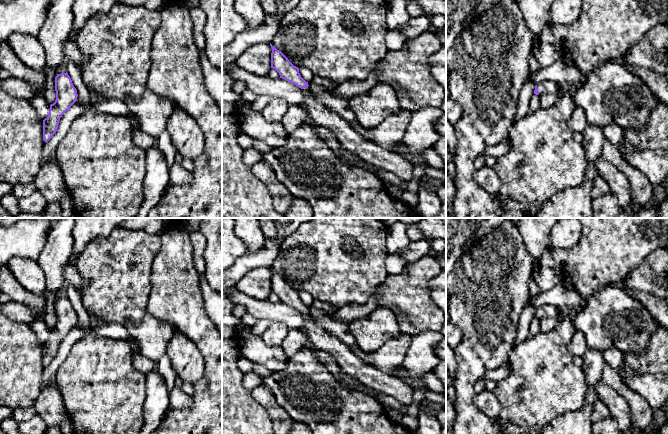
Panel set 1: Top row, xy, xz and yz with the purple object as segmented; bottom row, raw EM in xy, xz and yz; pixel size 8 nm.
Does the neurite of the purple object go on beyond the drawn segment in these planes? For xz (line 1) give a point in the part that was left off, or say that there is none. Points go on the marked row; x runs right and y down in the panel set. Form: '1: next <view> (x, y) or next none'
1: next xz (351, 140)

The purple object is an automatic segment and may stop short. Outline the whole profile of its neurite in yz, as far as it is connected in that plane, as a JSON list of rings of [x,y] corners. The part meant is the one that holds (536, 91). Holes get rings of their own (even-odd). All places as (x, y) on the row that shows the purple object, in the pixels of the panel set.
[[[543,82],[535,86],[534,94],[541,95],[543,93],[551,92],[559,96],[566,87],[566,85],[562,85],[557,82]]]

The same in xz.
[[[271,43],[270,46],[272,48],[271,68],[279,73],[280,78],[305,91],[307,99],[304,106],[311,123],[327,128],[344,149],[352,152],[367,164],[393,173],[405,182],[415,178],[414,166],[417,162],[410,162],[401,155],[366,140],[360,132],[357,132],[344,119],[324,107],[314,98],[308,82],[301,77],[299,68],[294,66]]]

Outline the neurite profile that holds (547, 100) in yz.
[[[547,92],[540,95],[541,108],[548,109],[553,107],[558,100],[558,95],[555,93]]]

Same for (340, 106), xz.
[[[326,90],[321,93],[312,92],[315,100],[321,103],[328,110],[334,112],[342,119],[344,119],[350,126],[356,121],[354,112],[349,107],[349,100],[345,98],[339,98],[334,95],[331,90]]]

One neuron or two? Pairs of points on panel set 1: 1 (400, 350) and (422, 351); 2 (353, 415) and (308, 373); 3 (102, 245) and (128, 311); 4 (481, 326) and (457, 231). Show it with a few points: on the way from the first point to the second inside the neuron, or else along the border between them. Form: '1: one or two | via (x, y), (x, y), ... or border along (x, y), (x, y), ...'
1: two | border along (412, 336), (401, 368)
2: one | via (341, 408), (337, 407), (316, 385)
3: one | via (105, 261), (116, 272), (116, 290), (119, 295)
4: two | border along (481, 237), (456, 261)

